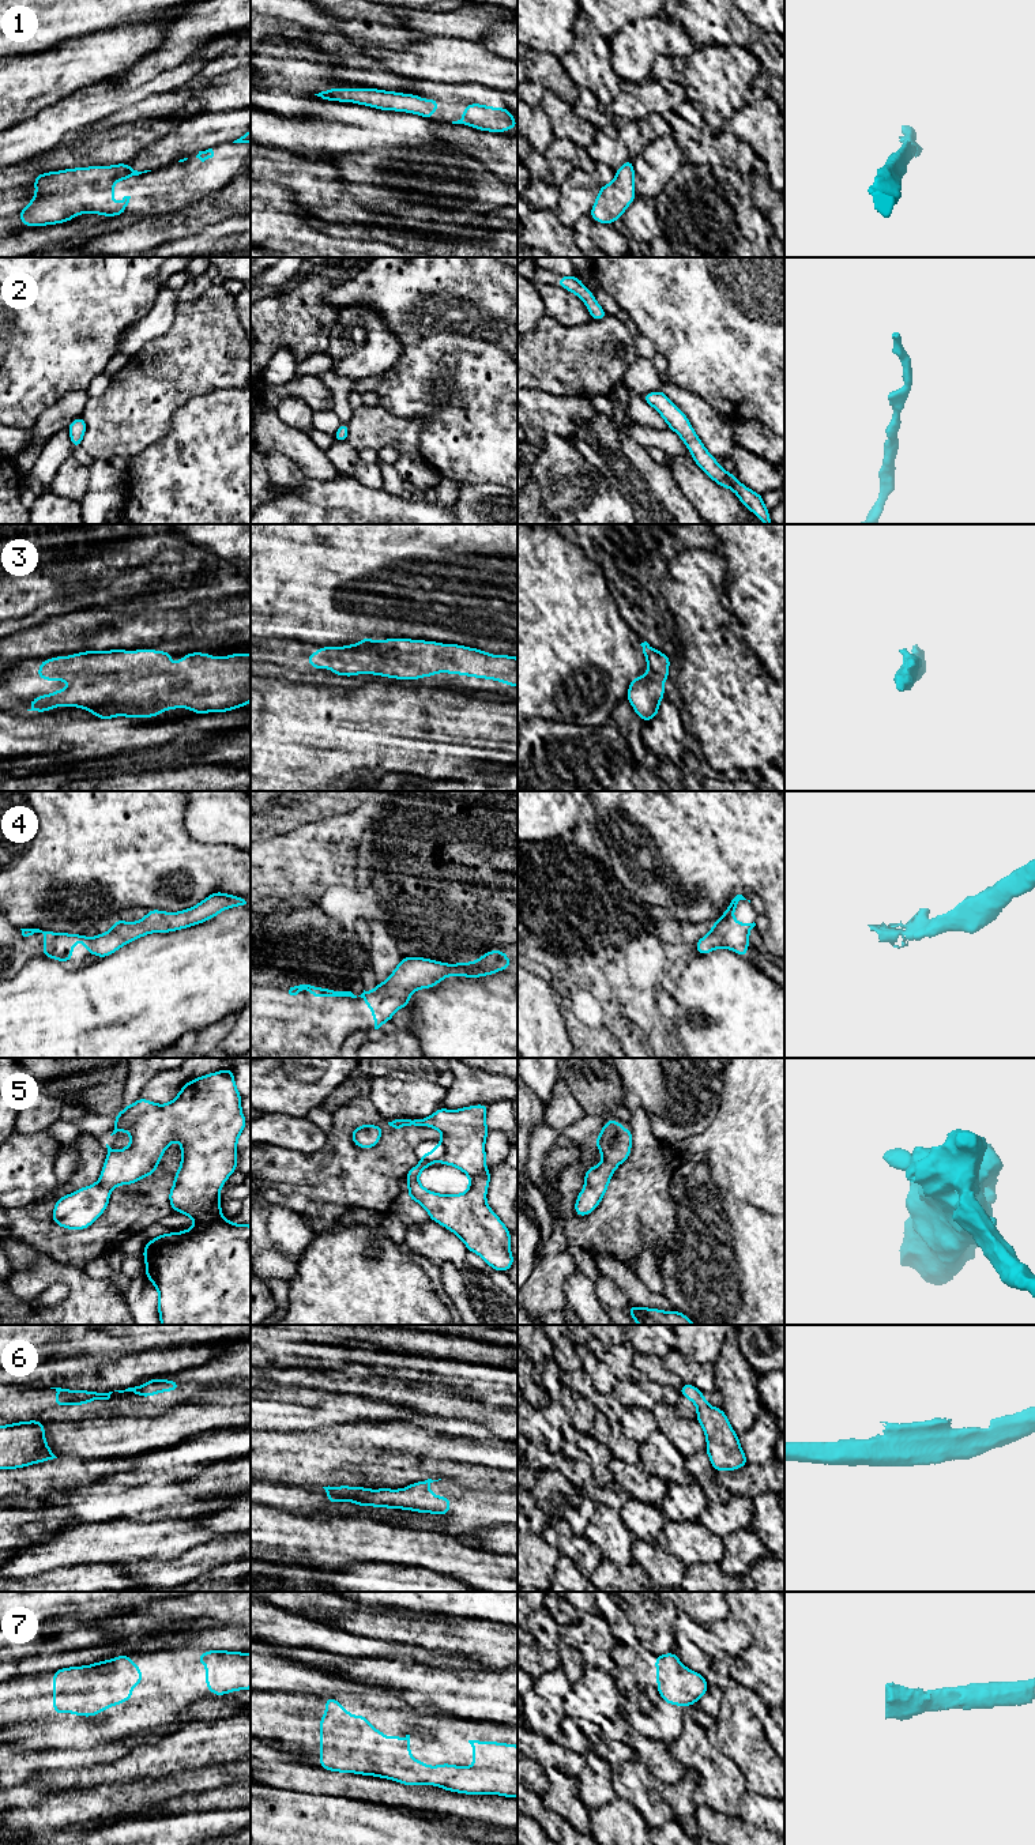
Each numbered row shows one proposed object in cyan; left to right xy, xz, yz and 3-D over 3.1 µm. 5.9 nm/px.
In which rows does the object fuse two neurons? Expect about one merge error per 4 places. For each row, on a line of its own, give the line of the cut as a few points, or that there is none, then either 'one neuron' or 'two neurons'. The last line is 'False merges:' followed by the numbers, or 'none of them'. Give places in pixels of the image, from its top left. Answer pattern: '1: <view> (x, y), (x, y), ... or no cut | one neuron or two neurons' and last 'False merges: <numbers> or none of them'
1: no cut | one neuron
2: no cut | one neuron
3: no cut | one neuron
4: no cut | one neuron
5: no cut | one neuron
6: xz (398, 1490), (403, 1494), (416, 1488), (429, 1498), (435, 1497) | two neurons
7: no cut | one neuron
False merges: 6

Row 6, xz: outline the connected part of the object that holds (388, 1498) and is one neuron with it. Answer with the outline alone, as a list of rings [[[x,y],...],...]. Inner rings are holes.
[[[428,1479],[425,1481],[417,1481],[406,1487],[409,1491],[403,1495],[399,1494],[399,1490],[368,1490],[365,1487],[323,1487],[327,1492],[327,1499],[330,1503],[339,1503],[340,1501],[353,1502],[358,1506],[375,1506],[375,1507],[388,1507],[388,1509],[403,1509],[409,1510],[410,1506],[410,1490],[414,1488],[417,1491],[424,1492],[429,1499],[436,1496],[433,1492],[428,1490],[428,1487],[433,1481]],[[439,1479],[441,1480],[441,1479]]]

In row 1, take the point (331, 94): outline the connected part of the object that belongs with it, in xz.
[[[328,89],[319,94],[325,101],[355,102],[380,110],[396,110],[414,113],[426,118],[433,114],[440,105],[437,99],[424,99],[414,94],[400,94],[377,89]]]

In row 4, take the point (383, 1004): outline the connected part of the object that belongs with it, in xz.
[[[489,950],[481,959],[470,963],[447,964],[422,957],[403,957],[391,976],[373,990],[358,995],[373,1012],[375,1029],[391,1021],[395,1012],[409,1006],[410,995],[418,989],[432,989],[440,980],[456,975],[479,978],[512,967],[503,950]]]

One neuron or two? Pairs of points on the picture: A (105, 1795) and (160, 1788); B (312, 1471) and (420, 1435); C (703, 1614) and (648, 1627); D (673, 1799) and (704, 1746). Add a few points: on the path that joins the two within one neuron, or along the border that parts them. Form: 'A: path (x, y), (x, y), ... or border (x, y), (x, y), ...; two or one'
A: path (119, 1795), (146, 1795); one
B: path (312, 1437), (384, 1439); one
C: border (674, 1606), (677, 1608); two
D: border (692, 1796), (696, 1806); two

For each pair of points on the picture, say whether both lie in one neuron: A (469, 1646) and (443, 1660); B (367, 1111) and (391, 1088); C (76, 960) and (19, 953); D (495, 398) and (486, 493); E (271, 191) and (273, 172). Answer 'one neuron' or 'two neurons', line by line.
A: two neurons
B: two neurons
C: one neuron
D: two neurons
E: two neurons

